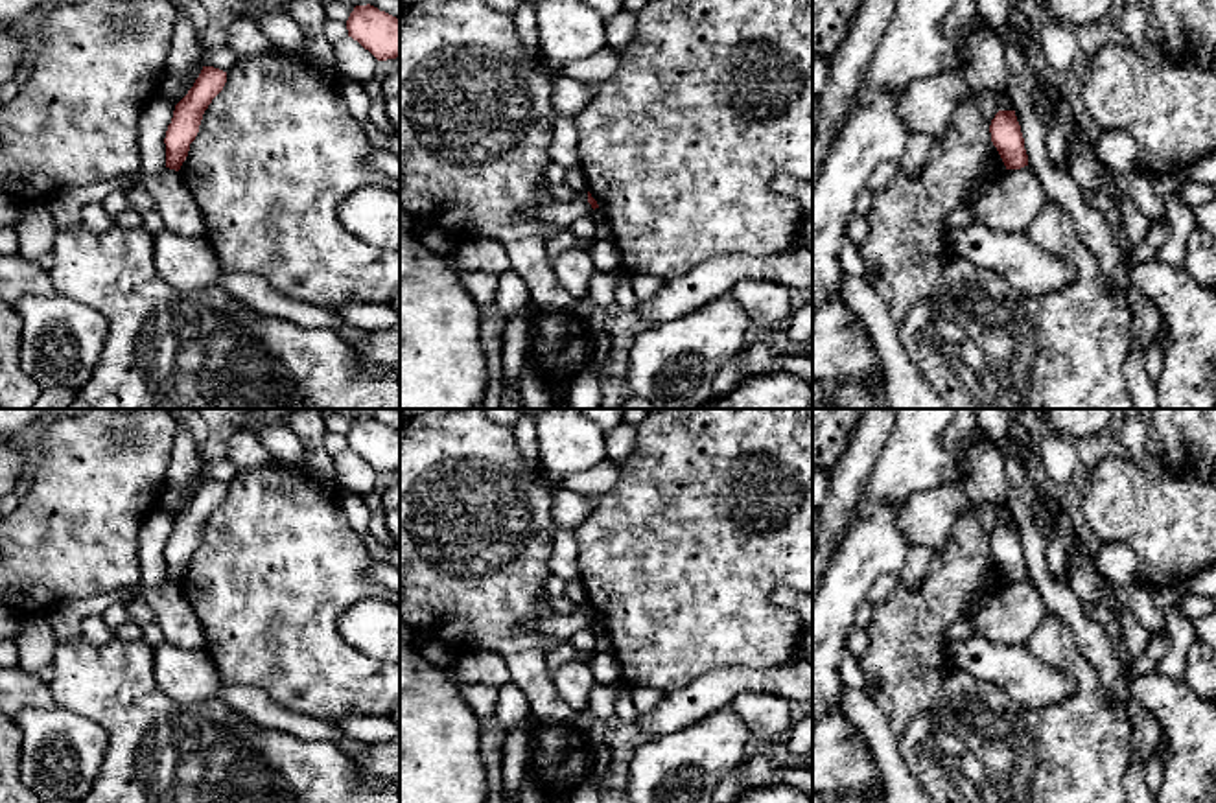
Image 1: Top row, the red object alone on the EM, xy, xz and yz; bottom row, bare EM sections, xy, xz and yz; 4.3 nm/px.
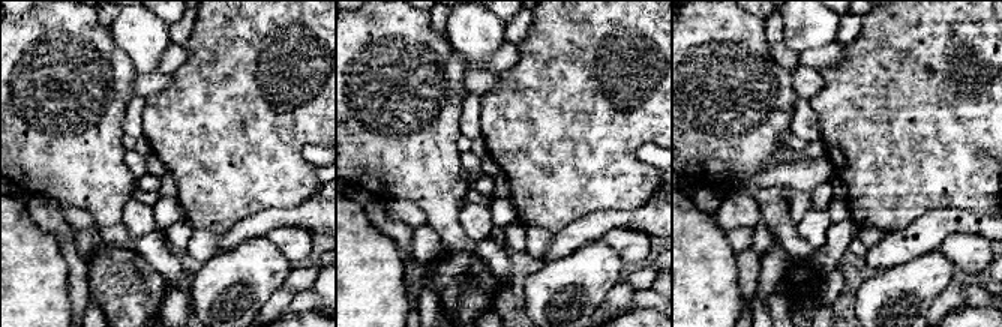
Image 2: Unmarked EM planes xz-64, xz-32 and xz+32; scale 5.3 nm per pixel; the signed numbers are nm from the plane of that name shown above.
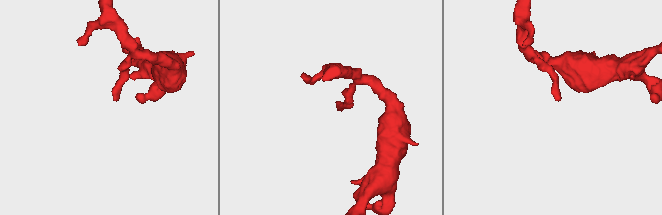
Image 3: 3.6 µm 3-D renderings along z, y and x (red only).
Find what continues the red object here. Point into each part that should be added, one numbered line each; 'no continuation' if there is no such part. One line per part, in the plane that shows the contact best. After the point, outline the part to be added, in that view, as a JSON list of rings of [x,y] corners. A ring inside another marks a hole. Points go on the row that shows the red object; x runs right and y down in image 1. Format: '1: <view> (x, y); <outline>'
no continuation

